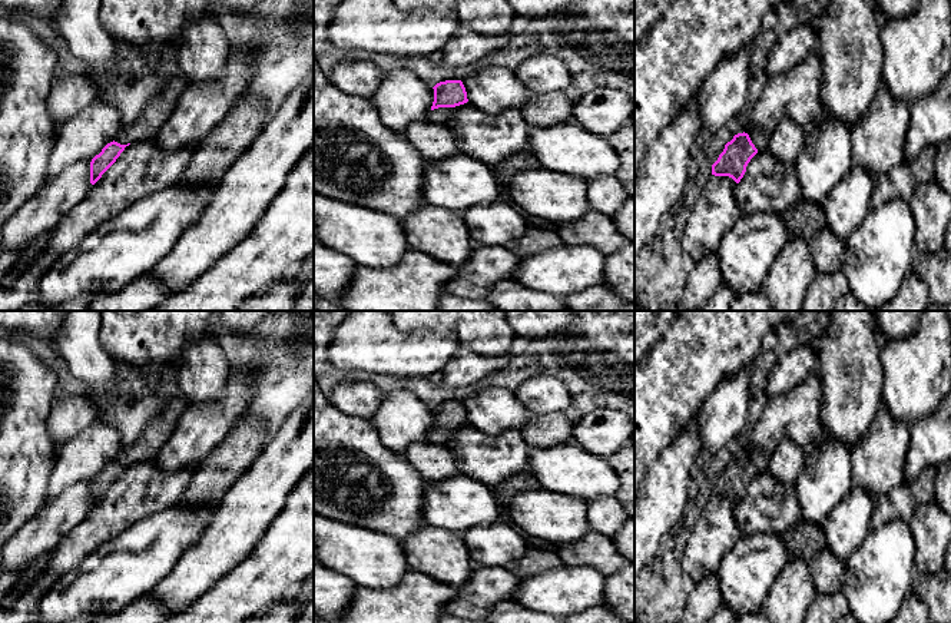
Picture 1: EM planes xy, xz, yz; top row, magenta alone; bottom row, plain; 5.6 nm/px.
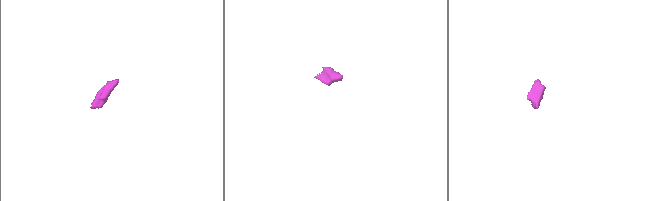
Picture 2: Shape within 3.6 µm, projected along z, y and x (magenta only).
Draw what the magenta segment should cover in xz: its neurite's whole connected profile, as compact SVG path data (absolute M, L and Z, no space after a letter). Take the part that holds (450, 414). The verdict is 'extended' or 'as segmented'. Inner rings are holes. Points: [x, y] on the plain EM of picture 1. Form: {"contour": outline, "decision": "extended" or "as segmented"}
{"contour": "M445 401L437 404L433 410L431 441L445 447L455 428L468 422L465 408L461 401Z", "decision": "extended"}

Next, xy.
{"contour": "M182 391L166 400L159 415L150 421L139 438L129 447L122 447L115 461L107 464L90 483L90 504L95 506L116 483L126 467L139 461L153 460L169 440L188 408L189 401Z", "decision": "extended"}

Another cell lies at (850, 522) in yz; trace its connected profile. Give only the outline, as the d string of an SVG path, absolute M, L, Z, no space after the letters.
M854 487L831 511L824 526L826 547L846 560L865 540L871 530L875 498Z

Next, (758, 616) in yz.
M762 609L736 616L732 623L771 623Z

